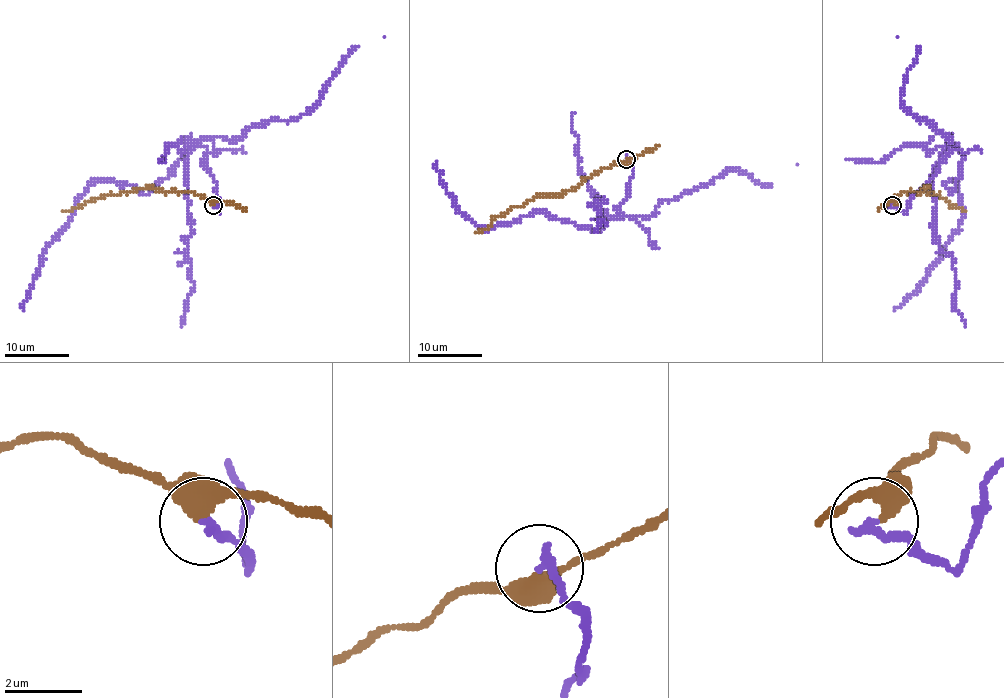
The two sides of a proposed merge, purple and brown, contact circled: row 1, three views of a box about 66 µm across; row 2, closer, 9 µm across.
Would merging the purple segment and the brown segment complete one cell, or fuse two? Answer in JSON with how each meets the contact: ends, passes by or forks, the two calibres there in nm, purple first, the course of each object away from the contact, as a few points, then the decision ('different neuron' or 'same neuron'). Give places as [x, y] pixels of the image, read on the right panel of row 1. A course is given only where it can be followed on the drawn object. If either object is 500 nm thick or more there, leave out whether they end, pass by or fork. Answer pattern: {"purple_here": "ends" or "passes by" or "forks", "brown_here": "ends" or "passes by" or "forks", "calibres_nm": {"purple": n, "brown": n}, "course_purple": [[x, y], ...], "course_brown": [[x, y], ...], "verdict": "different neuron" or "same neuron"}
{"purple_here": "ends", "brown_here": "passes by", "calibres_nm": {"purple": 280, "brown": 360}, "course_purple": [[892, 205], [906, 210], [951, 144], [963, 157], [951, 194], [943, 184], [956, 183], [959, 228], [895, 310]], "course_brown": [[893, 205], [903, 191], [919, 192], [929, 187], [929, 192], [938, 194], [964, 212]], "verdict": "different neuron"}

